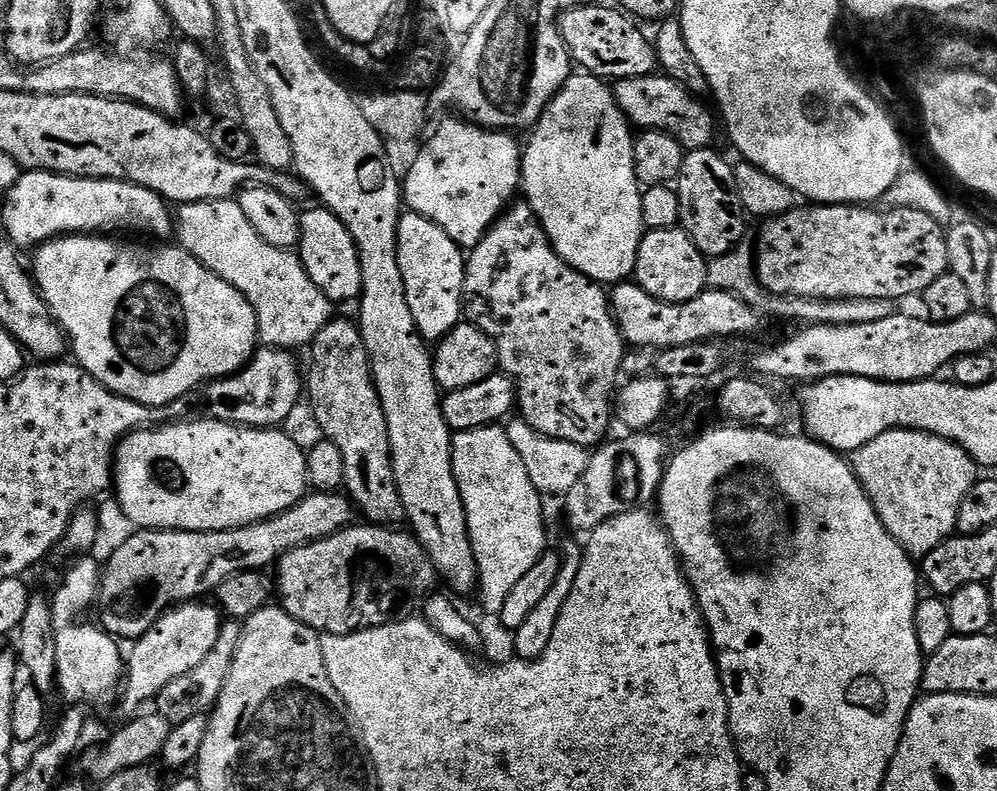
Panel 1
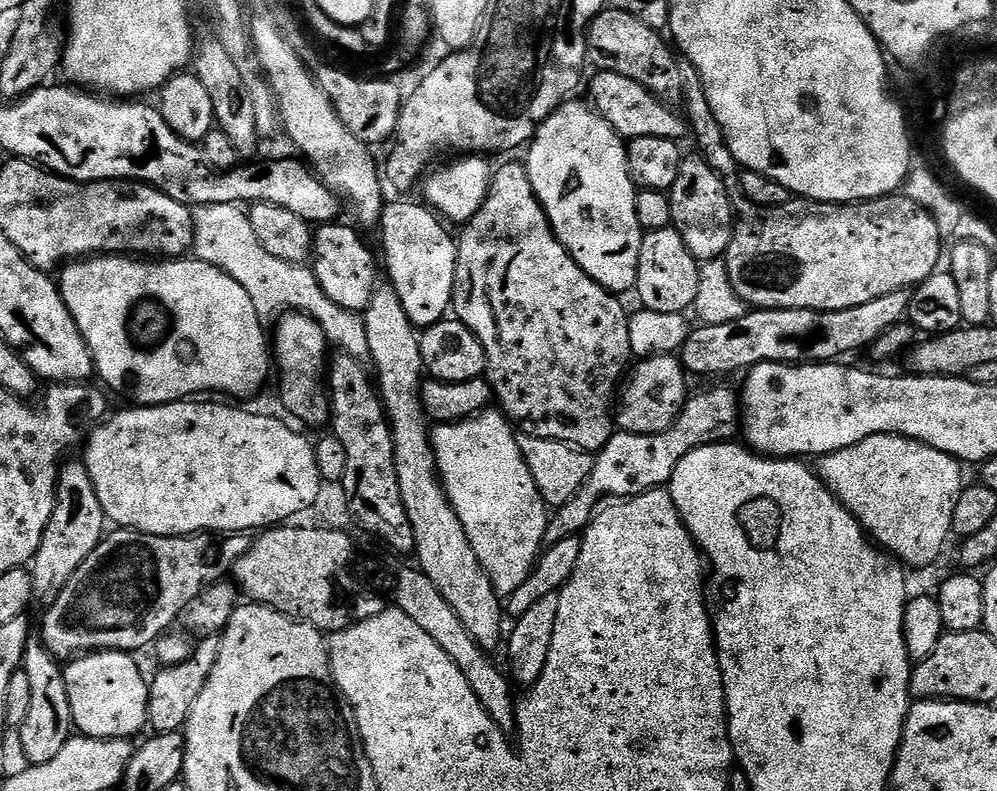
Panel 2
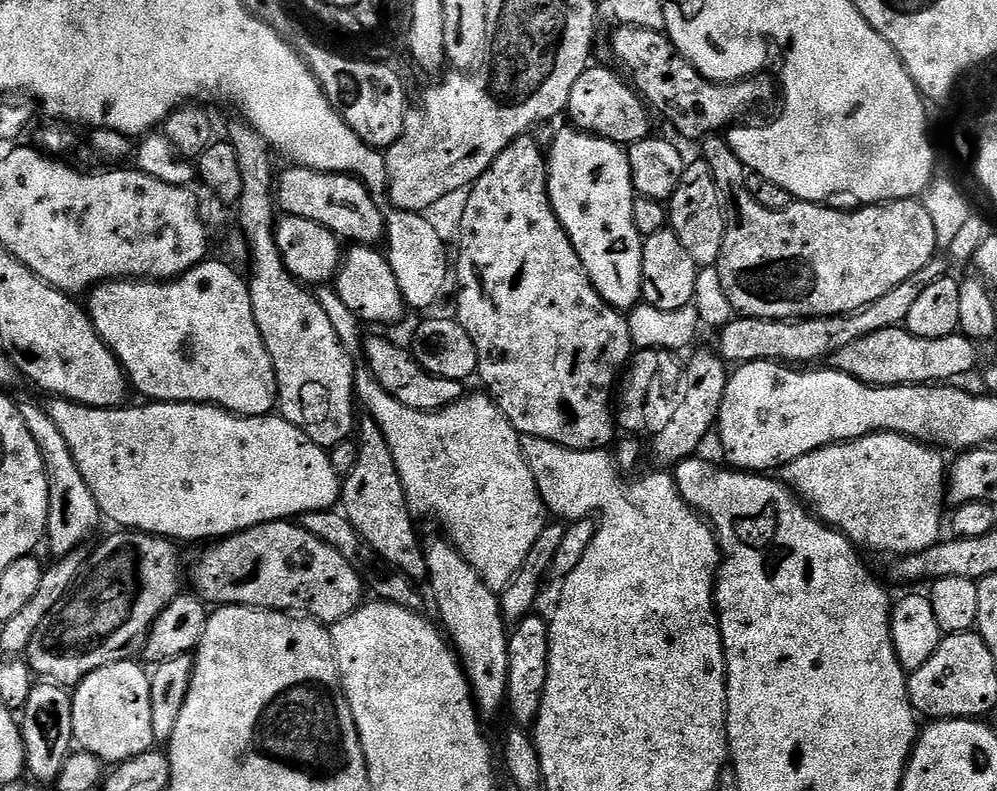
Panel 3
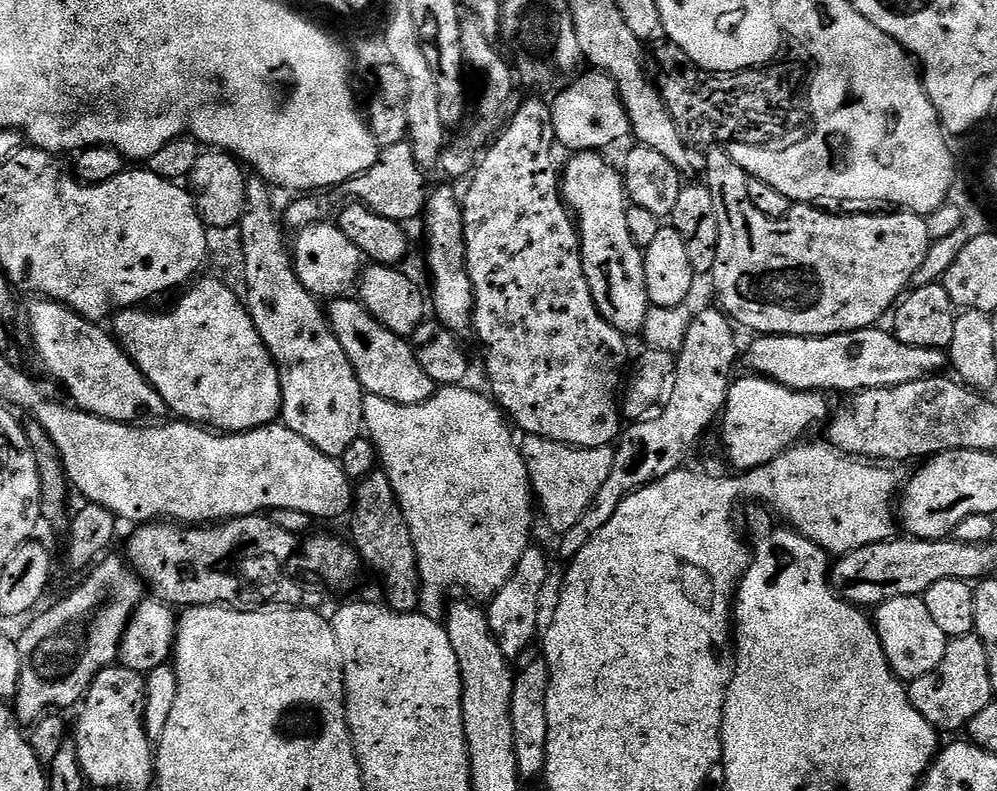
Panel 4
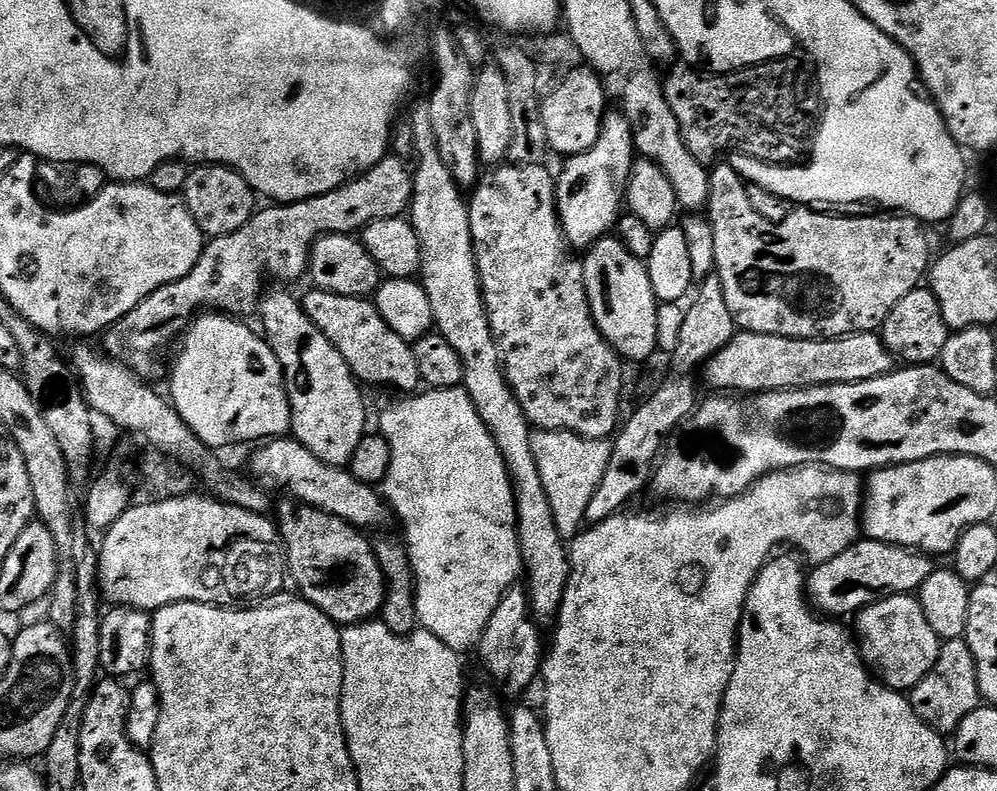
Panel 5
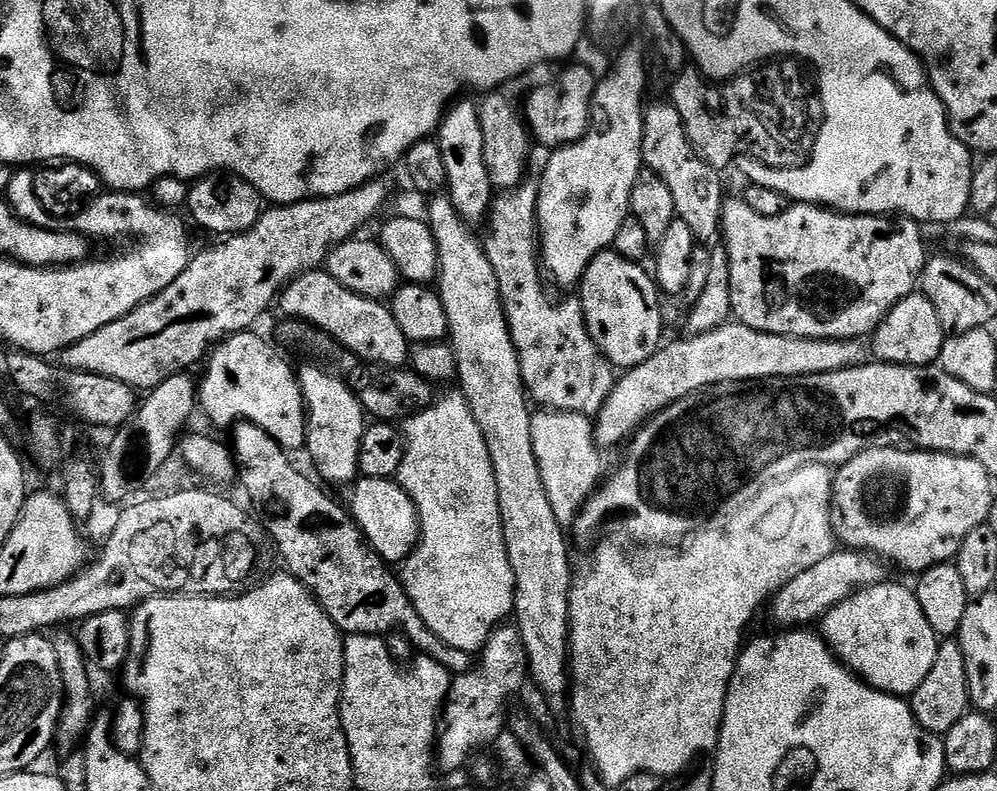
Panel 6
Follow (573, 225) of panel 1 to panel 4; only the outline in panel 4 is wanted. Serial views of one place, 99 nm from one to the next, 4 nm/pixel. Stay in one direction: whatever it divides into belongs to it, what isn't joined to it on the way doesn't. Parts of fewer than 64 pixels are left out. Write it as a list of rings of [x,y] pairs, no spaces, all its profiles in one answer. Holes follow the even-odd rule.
[[[600,152],[575,153],[572,161],[562,168],[562,195],[578,221],[582,266],[600,315],[620,332],[639,333],[650,309],[644,253],[634,242],[630,226],[626,224],[630,201],[624,191],[623,175],[617,165],[615,168],[607,164],[602,157]]]

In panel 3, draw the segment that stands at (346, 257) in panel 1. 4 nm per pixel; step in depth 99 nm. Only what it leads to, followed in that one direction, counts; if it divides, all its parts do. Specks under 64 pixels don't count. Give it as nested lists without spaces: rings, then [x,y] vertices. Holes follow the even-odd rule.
[[[352,246],[349,249],[349,252],[347,249],[343,253],[340,270],[334,281],[338,298],[342,298],[342,302],[346,302],[346,310],[354,313],[356,319],[365,325],[398,323],[406,313],[406,305],[387,255],[372,246]]]

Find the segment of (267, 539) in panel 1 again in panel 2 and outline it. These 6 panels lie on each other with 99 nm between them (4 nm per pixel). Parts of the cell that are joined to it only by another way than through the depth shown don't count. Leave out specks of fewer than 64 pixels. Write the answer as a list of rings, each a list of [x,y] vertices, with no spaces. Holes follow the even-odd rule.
[[[112,530],[104,536],[101,543],[93,552],[85,558],[81,565],[74,570],[74,574],[66,582],[65,588],[58,594],[57,601],[46,608],[44,612],[44,625],[39,625],[38,636],[43,641],[51,656],[60,662],[71,662],[78,656],[87,656],[90,652],[127,652],[129,654],[139,653],[139,648],[155,645],[161,636],[169,631],[172,623],[183,617],[186,606],[194,602],[202,594],[202,590],[212,587],[213,584],[221,583],[231,573],[232,567],[246,554],[246,550],[252,548],[253,537],[243,532],[231,534],[197,534],[194,536],[151,536],[145,532],[133,532],[131,530]]]

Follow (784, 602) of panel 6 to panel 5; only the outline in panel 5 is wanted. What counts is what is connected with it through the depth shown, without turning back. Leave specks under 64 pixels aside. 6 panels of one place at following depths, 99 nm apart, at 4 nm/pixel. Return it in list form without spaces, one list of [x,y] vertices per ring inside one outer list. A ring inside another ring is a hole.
[[[861,538],[842,550],[842,554],[830,558],[830,562],[817,564],[807,573],[806,596],[811,607],[825,617],[851,617],[861,608],[886,596],[919,593],[922,582],[926,582],[933,571],[933,557],[917,549]]]

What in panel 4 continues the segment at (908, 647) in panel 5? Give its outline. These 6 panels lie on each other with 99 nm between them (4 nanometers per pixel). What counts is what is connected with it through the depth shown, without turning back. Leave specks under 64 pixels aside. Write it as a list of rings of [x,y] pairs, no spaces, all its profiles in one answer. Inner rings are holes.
[[[921,597],[894,598],[879,605],[875,612],[876,633],[884,647],[888,664],[899,680],[911,682],[922,678],[922,674],[930,674],[930,670],[942,662],[942,654],[946,654],[950,638],[942,634],[941,628],[934,623],[934,618],[930,618],[930,610],[926,610]]]

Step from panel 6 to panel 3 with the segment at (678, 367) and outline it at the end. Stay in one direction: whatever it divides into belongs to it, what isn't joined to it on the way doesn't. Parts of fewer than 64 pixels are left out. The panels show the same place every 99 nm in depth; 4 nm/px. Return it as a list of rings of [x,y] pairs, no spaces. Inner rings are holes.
[[[901,326],[890,330],[878,330],[878,334],[868,334],[858,342],[850,342],[850,346],[838,350],[830,358],[830,364],[835,371],[845,372],[853,376],[858,382],[869,384],[875,388],[893,388],[899,384],[926,384],[940,386],[945,382],[956,382],[959,376],[968,376],[976,367],[979,369],[981,345],[970,337],[957,334],[946,338],[918,338],[910,334],[907,328]]]

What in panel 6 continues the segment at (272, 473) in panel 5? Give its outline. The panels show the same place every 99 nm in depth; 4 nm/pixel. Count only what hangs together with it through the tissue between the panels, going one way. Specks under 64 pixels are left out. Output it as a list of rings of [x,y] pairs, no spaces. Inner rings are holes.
[[[364,476],[355,481],[352,490],[350,515],[368,540],[368,545],[389,565],[403,565],[420,540],[420,519],[415,502],[392,478]]]

